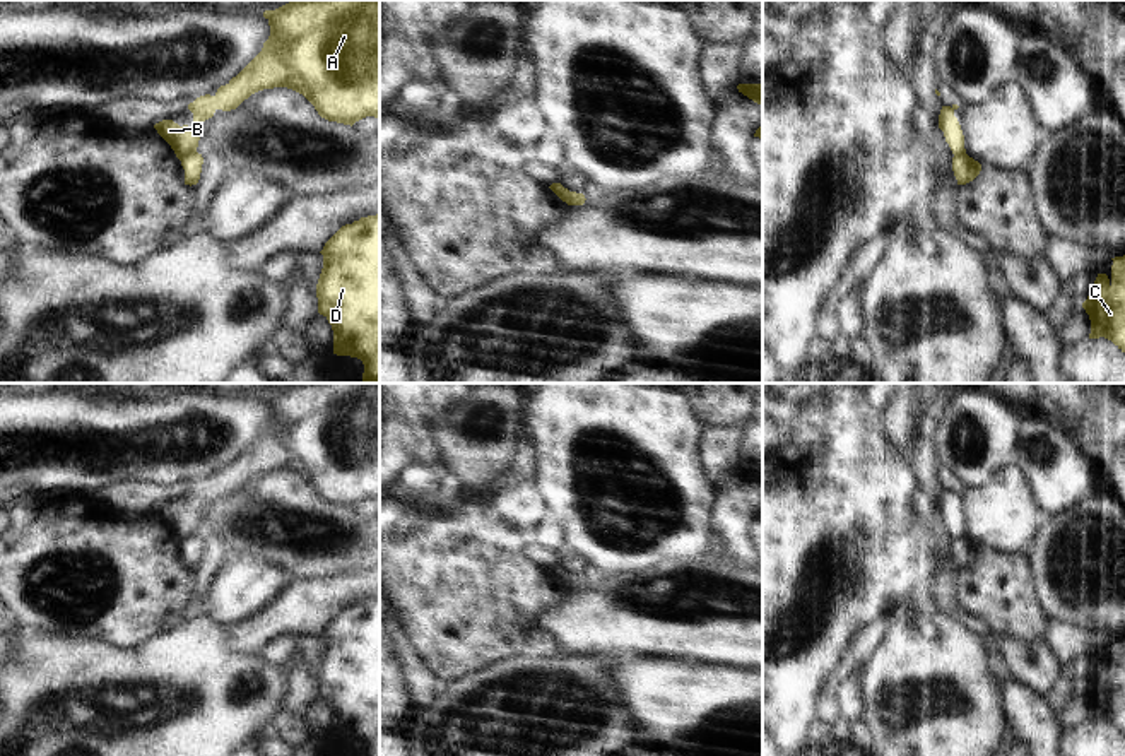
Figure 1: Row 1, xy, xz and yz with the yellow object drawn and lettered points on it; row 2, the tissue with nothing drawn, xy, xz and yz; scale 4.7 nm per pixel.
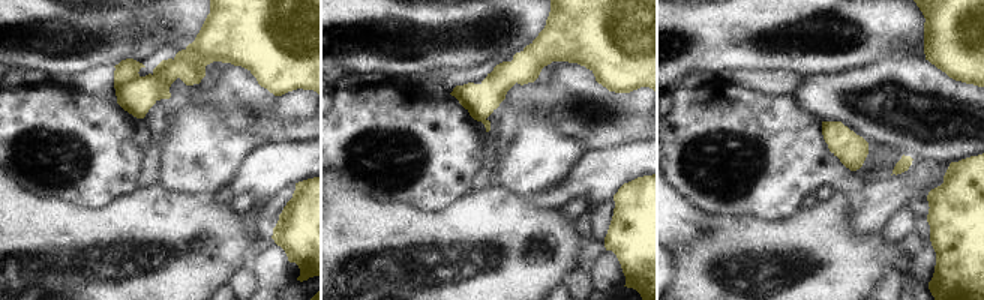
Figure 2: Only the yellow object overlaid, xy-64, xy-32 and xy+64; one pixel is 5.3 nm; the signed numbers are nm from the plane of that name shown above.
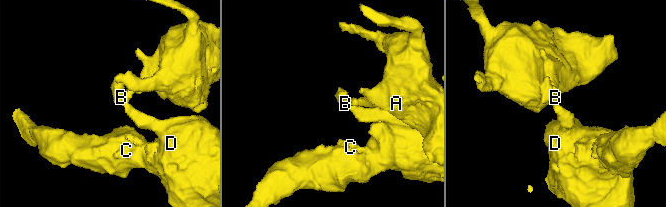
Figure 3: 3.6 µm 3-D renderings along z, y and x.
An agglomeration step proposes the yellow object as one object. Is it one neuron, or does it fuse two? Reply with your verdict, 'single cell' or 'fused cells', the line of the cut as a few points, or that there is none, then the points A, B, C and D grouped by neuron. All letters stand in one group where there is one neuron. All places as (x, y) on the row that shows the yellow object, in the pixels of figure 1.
fused cells; cut in xy along (195, 151), (180, 159); A B / C D

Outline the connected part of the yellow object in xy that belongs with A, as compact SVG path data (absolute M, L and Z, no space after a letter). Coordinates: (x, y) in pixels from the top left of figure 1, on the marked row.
M292 0L263 17L270 36L262 51L214 96L188 104L191 130L173 120L154 125L180 161L197 152L205 120L263 89L292 89L328 121L380 120L380 0Z

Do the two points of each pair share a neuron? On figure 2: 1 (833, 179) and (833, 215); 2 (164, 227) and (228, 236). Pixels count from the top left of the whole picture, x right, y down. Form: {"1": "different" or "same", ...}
{"1": "different", "2": "same"}

